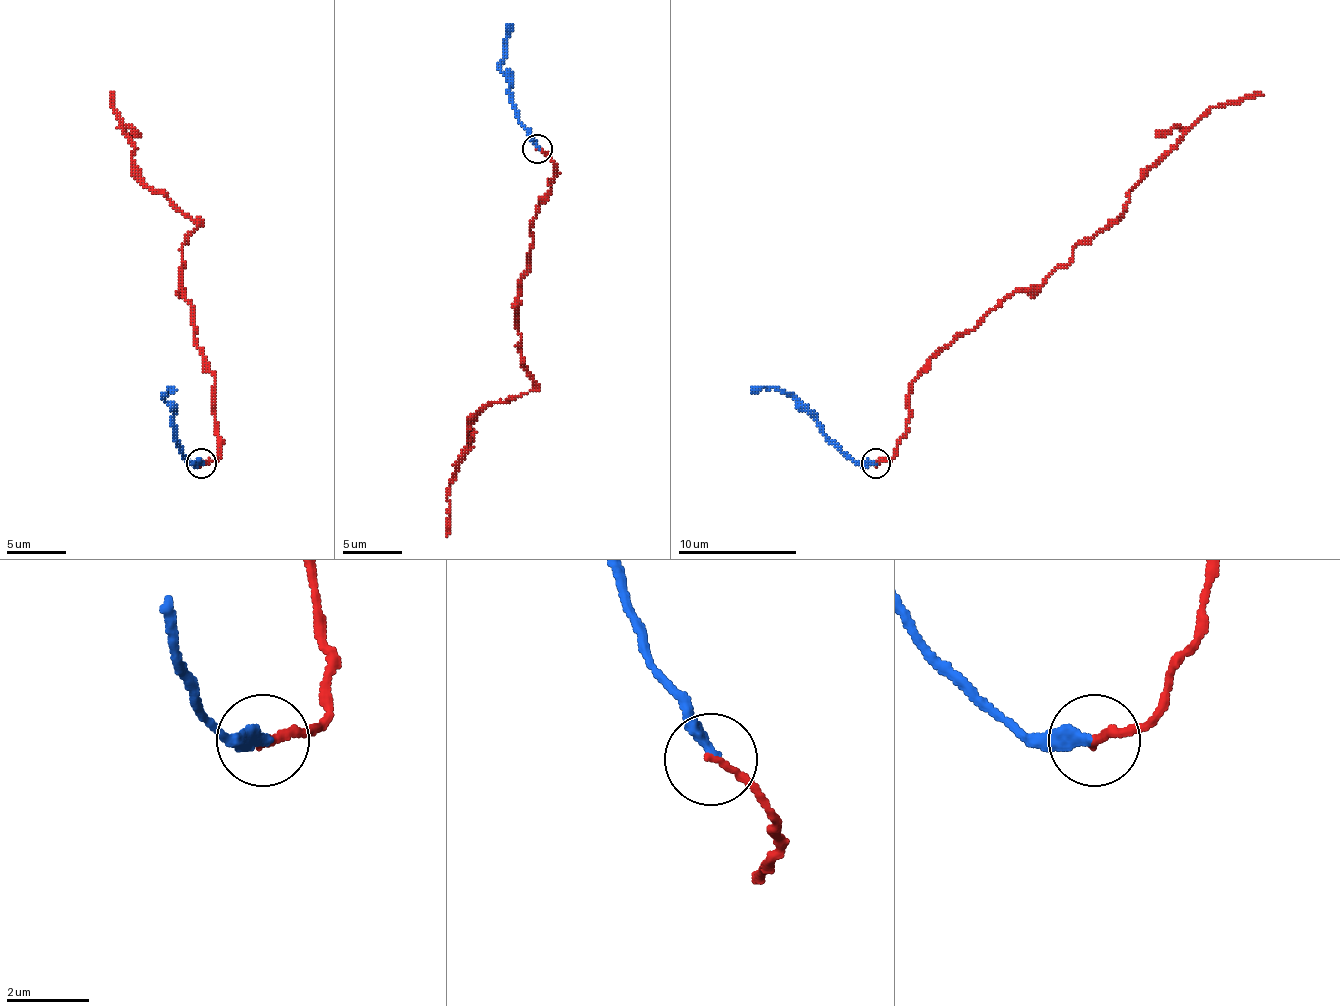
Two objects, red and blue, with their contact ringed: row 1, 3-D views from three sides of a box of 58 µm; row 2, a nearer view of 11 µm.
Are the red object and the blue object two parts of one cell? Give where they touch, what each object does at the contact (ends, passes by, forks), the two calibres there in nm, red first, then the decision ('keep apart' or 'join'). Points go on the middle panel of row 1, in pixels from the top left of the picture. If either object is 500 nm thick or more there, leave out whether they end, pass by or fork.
at (537, 149); red ends there; blue ends there; 190 nm thick on the red side, 280 nm on the other; join

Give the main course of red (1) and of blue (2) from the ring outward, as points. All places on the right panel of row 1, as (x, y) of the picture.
1: (876, 464), (894, 455), (906, 431), (909, 384), (918, 372), (1114, 223), (1129, 190), (1213, 107), (1263, 95)
2: (873, 464), (858, 464), (790, 396), (772, 387), (751, 390)

